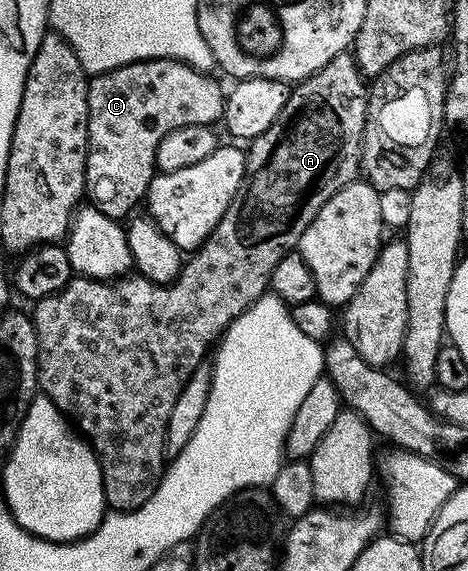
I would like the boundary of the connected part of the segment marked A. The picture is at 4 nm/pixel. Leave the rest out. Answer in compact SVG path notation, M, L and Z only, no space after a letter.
M341 51L335 57L331 57L331 61L327 61L327 65L323 65L323 69L319 69L311 77L302 79L300 83L296 84L289 92L287 105L283 105L283 113L279 113L279 117L275 117L271 129L267 129L267 133L255 137L248 144L245 156L245 176L227 209L227 213L223 213L219 225L215 225L215 229L202 241L200 247L182 262L181 271L172 283L152 283L149 279L136 273L112 281L74 277L54 295L38 299L32 304L31 318L37 338L37 385L40 394L45 395L60 409L66 419L84 436L93 452L97 454L97 462L101 465L105 501L114 512L139 509L155 493L167 466L165 454L167 417L171 417L171 408L175 406L175 401L179 401L179 393L183 393L183 385L187 385L191 373L206 362L205 350L208 349L209 343L216 344L219 336L228 328L229 324L247 311L255 300L269 291L269 278L275 265L279 265L279 261L283 261L285 254L300 244L307 225L311 225L311 221L315 221L319 209L323 209L323 205L327 205L327 201L331 201L331 197L335 197L335 193L339 193L339 189L343 189L348 183L354 182L358 178L361 170L361 142L363 141L368 104L369 87L366 76L362 75L357 68L352 54L349 51Z

